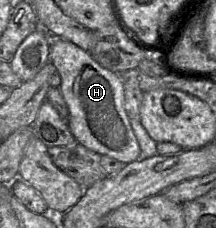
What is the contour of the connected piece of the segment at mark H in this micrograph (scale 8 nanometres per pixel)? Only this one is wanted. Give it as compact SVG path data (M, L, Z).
M51 38L49 60L61 77L59 90L68 107L67 124L75 140L125 165L137 161L141 151L124 108L124 83L120 75L103 68L89 52L64 39Z

